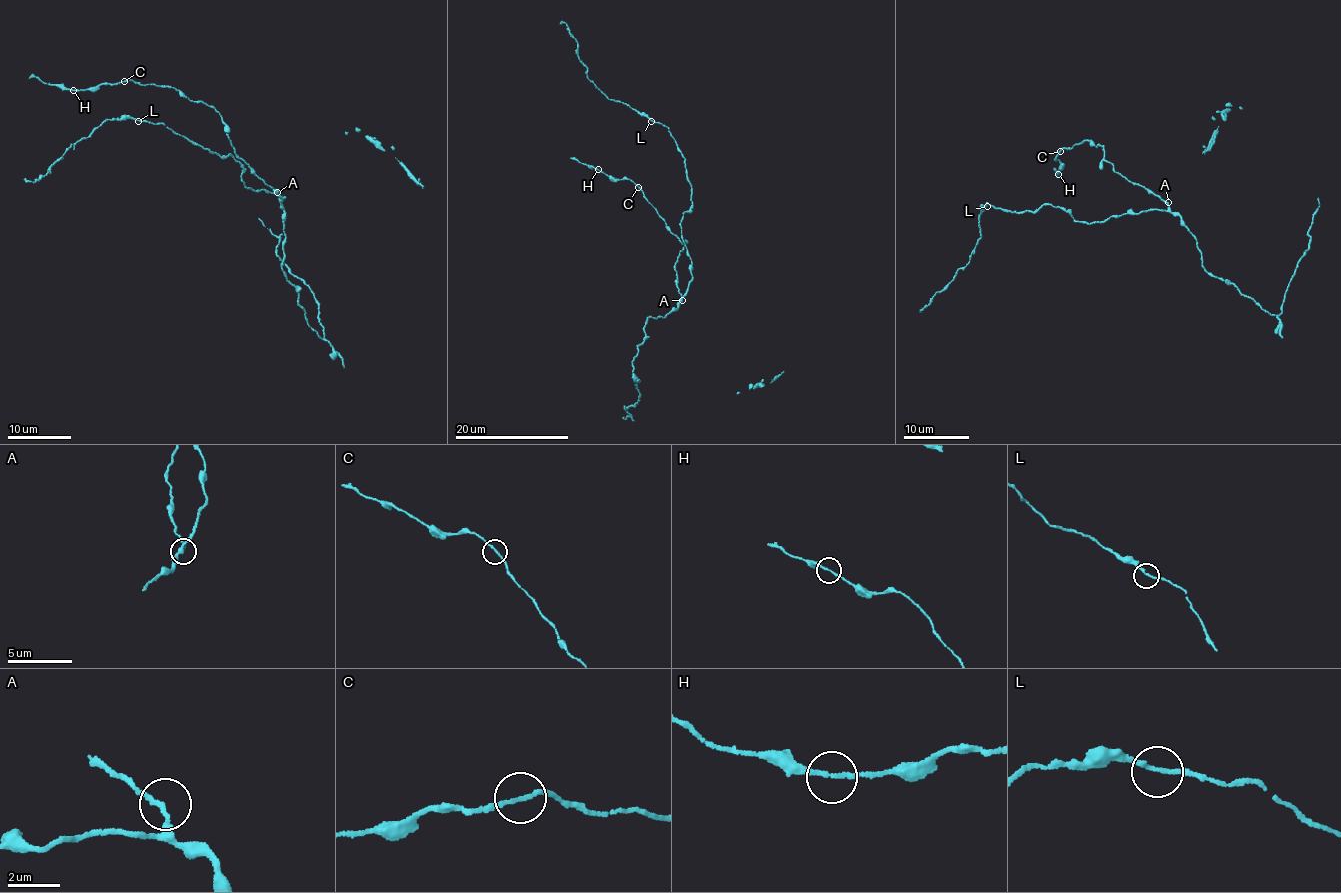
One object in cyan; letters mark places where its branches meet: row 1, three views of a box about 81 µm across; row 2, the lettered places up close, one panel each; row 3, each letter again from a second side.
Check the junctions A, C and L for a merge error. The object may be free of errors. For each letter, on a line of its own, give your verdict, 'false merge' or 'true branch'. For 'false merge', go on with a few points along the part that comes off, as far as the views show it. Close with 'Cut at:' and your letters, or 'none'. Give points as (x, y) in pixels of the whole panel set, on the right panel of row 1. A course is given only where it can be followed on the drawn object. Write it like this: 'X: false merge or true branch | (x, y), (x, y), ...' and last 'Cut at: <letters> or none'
A: true branch
C: true branch
L: true branch
Cut at: none

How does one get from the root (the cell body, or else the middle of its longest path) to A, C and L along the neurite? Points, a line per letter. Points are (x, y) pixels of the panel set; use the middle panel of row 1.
A: (691, 260), (691, 277), (682, 300)
C: (691, 260), (691, 280), (681, 300), (675, 266), (686, 245), (669, 229), (638, 187)
L: (691, 260), (680, 223), (692, 203), (684, 158), (668, 128), (651, 121)

